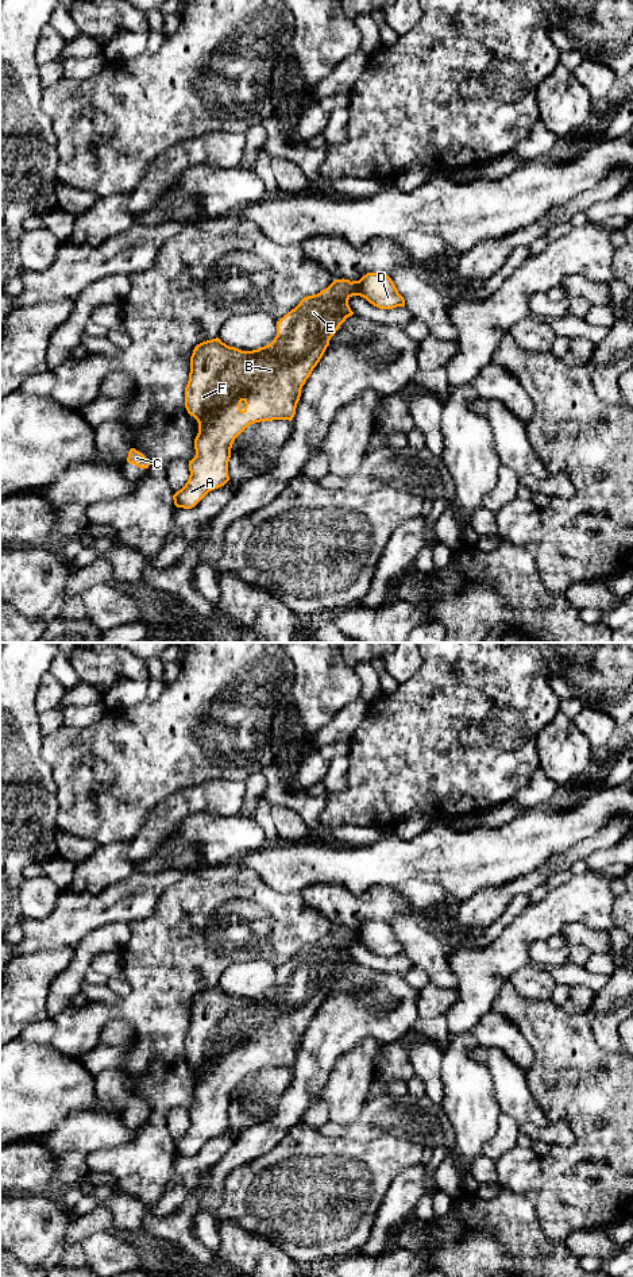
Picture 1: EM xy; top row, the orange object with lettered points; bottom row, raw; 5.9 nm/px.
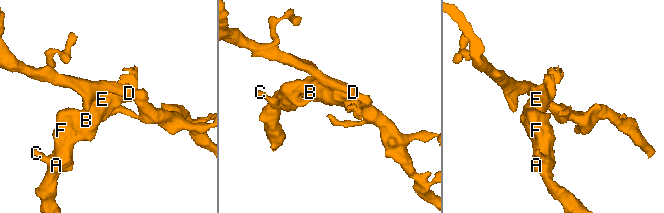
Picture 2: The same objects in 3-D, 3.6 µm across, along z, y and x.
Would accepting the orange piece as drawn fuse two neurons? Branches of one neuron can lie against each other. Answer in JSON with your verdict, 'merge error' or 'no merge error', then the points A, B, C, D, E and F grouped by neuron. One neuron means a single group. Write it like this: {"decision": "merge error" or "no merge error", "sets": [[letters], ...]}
{"decision": "merge error", "sets": [["A", "B", "C", "E", "F"], ["D"]]}

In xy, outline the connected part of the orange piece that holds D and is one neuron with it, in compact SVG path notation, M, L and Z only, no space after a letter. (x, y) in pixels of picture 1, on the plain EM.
M367 921L359 929L352 929L352 933L360 945L379 957L405 954L404 945L387 922Z

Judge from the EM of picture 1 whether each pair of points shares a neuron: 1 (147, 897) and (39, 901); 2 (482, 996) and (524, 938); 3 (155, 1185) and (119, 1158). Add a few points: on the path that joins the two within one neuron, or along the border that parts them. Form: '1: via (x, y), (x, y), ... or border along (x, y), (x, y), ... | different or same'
1: border along (61, 891), (53, 910), (43, 919) | different
2: via (482, 982), (509, 953) | same
3: via (146, 1176), (134, 1164), (128, 1164) | same

